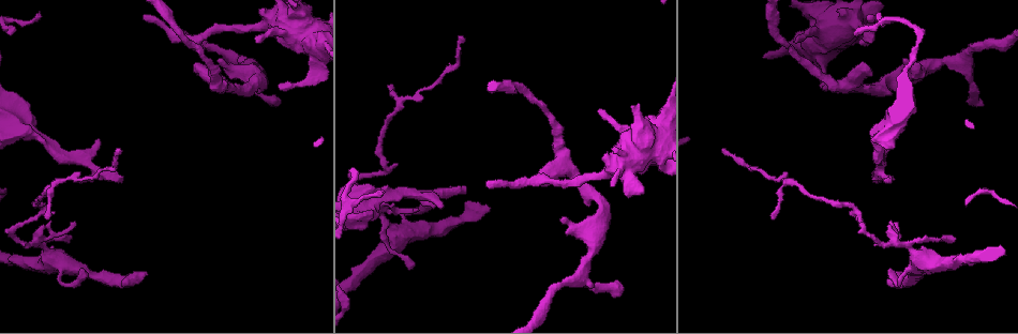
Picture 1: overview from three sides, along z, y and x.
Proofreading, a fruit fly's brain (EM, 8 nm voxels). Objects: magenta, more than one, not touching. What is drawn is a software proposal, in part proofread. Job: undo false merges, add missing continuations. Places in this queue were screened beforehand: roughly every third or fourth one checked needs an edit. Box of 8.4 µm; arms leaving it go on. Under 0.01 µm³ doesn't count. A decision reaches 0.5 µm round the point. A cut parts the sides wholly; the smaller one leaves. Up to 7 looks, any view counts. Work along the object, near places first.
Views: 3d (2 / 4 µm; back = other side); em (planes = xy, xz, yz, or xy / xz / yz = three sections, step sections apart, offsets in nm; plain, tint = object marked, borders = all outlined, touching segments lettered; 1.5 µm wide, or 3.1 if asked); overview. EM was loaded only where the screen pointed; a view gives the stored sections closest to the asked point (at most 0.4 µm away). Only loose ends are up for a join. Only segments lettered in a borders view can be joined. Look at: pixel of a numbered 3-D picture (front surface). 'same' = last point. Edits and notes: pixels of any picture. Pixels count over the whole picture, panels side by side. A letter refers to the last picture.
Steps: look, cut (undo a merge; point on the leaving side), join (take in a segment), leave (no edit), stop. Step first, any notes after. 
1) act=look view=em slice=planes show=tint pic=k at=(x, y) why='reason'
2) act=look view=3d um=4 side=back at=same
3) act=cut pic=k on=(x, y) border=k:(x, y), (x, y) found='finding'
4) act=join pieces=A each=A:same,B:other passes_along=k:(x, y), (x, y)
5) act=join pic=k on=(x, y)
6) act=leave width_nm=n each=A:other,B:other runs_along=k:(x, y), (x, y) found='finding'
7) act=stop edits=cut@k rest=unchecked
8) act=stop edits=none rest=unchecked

act=look view=em slice=yz step=8 show=tint pic=1 at=(596, 221) why='calibre changes'

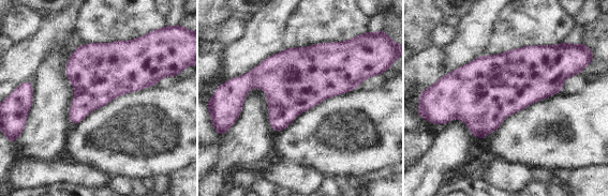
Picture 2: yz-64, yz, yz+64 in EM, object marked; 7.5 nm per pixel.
act=look view=em slice=planes show=tint at=same

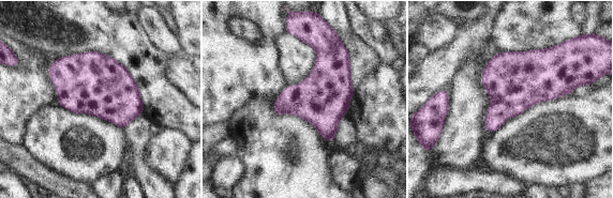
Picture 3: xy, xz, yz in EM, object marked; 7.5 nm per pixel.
act=look view=em slice=planes show=borders at=same

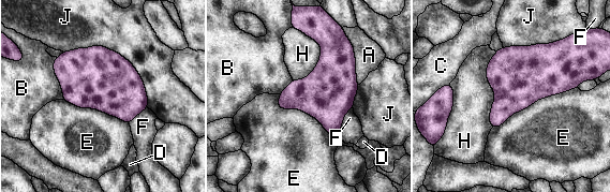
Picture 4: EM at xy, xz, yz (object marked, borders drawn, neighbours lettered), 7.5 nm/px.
act=leave each=A:other,B:other,C:other,D:other,E:other,F:other,H:other,J:other border=4:(496, 52), (487, 68), (492, 127) found='continuous, no second neuron'

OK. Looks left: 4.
act=look view=3d um=4 side=back pic=1 at=(380, 192) why='tapers out'

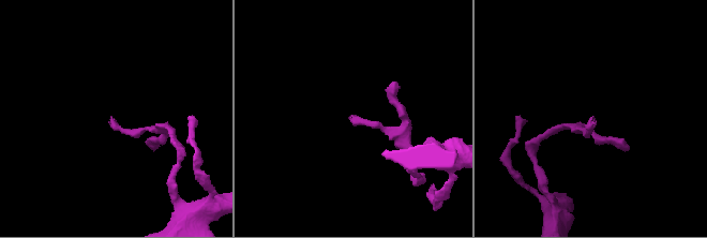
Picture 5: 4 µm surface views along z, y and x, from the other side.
act=look view=em slice=xy step=8 show=tint pic=5 at=(352, 119)

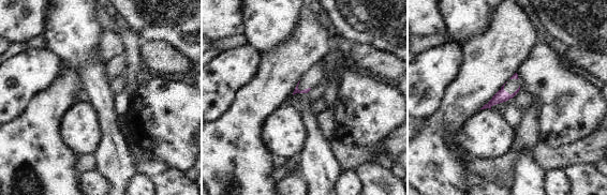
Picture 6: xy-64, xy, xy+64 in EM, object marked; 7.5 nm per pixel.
act=look view=em slice=xy step=8 show=borders at=same

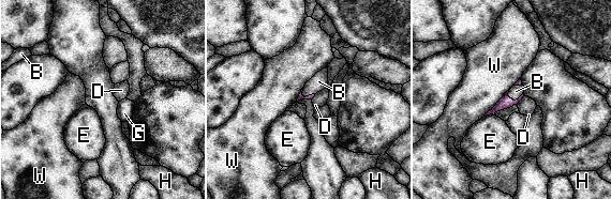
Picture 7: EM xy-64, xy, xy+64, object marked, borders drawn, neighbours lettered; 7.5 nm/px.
act=join pieces=B each=B:same,D:other,E:other,G:other,H:other,W:other passes_along=7:(505, 102), (516, 100), (516, 91) found='it goes on there'

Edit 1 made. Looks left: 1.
act=look view=em slice=xz step=4 show=borders pic=1 at=(490, 208) why='branch stops here'

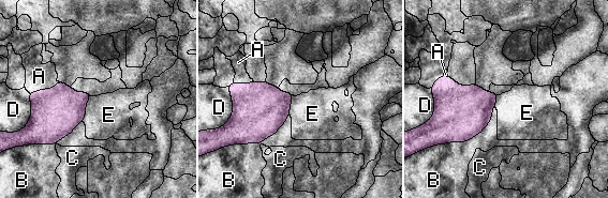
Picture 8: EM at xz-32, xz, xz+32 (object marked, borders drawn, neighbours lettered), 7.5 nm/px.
act=leave longest_contact=B:420nm each=A:other,B:other,C:other,D:other,E:other found='no lettered segment goes on from it'

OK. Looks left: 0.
act=stop edits=join@7 rest=unchecked

